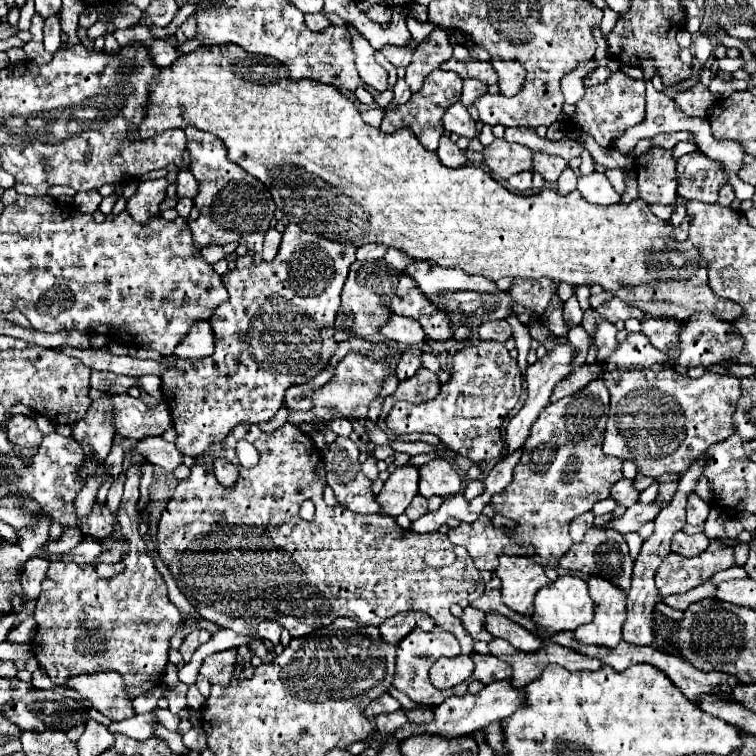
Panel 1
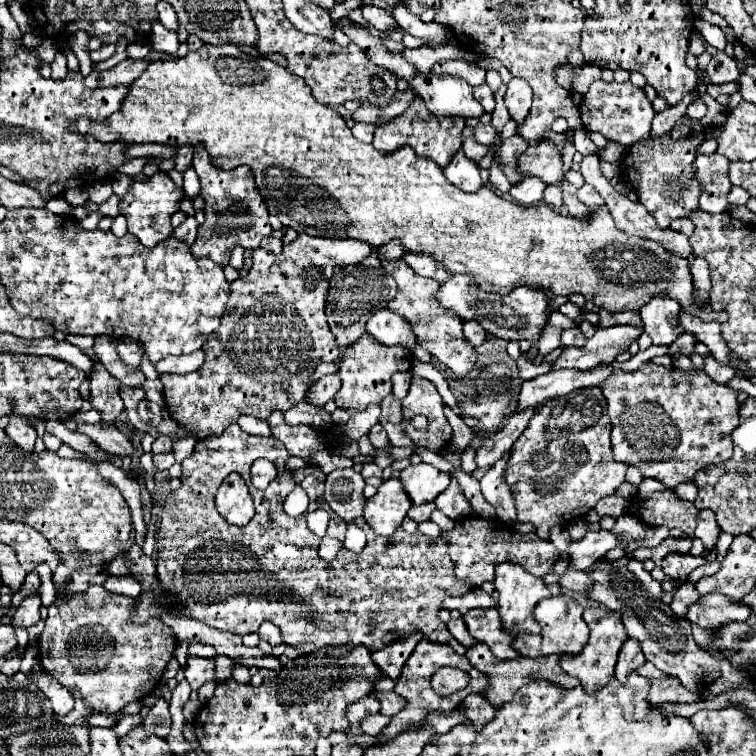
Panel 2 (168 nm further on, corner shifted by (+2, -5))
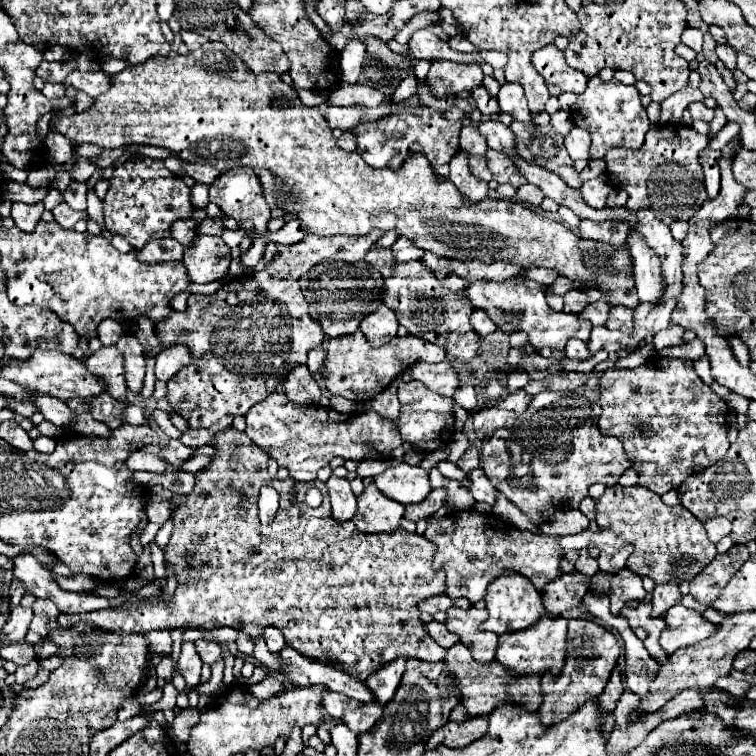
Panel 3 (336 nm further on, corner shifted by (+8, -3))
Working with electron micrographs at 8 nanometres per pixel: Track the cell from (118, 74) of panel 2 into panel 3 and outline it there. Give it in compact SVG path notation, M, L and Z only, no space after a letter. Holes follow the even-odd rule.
M73 71L65 77L63 87L75 87L77 91L85 91L91 97L99 97L103 93L107 93L107 85L109 85L109 75L105 71L97 71L97 73L81 73L81 71Z

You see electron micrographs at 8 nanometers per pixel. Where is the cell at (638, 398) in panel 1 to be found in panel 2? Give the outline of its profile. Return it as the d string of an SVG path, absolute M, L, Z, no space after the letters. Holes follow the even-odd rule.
M651 361L643 363L637 371L615 371L605 383L601 383L601 391L607 399L607 411L611 417L611 451L615 461L625 461L627 465L635 465L643 477L651 477L661 481L665 487L673 489L679 483L693 481L699 469L705 469L715 463L723 463L733 453L731 431L739 423L739 401L737 391L729 385L717 385L711 377L701 371L683 373L681 369L667 369L663 365L655 365Z

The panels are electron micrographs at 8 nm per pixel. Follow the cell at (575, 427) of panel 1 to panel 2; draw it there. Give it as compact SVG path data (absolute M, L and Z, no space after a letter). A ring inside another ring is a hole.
M599 387L573 391L543 405L515 441L505 473L515 497L517 521L533 523L537 537L549 541L553 527L567 527L573 519L589 513L599 499L613 495L625 481L629 465L613 461L609 435L611 421Z

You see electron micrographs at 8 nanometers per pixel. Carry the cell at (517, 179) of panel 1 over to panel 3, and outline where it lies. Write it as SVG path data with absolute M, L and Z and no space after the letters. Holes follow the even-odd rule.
M531 183L521 185L521 187L517 189L517 199L519 199L521 203L531 205L531 207L539 207L541 201L543 201L543 197L545 197L543 191L541 191L537 185L531 185Z

